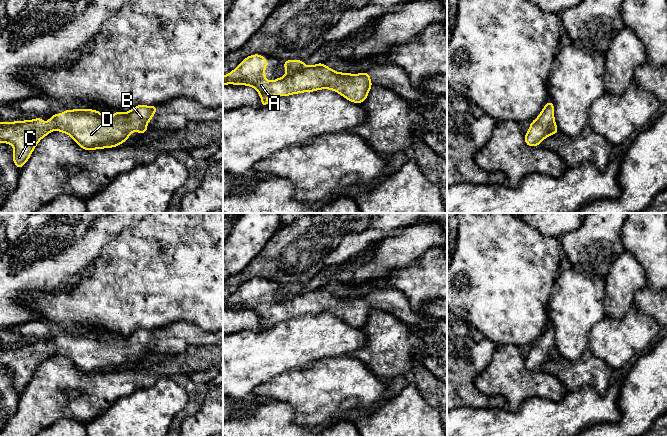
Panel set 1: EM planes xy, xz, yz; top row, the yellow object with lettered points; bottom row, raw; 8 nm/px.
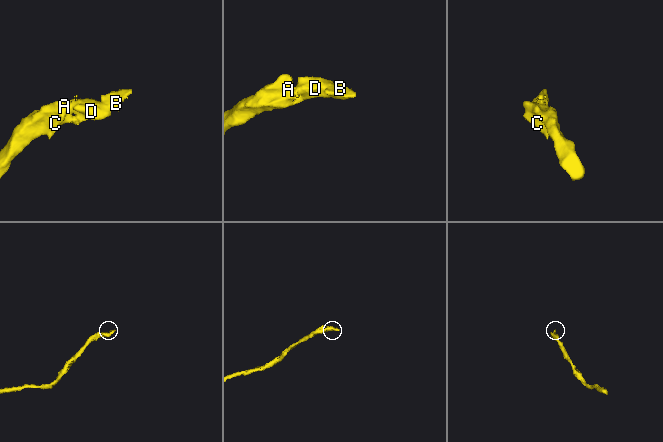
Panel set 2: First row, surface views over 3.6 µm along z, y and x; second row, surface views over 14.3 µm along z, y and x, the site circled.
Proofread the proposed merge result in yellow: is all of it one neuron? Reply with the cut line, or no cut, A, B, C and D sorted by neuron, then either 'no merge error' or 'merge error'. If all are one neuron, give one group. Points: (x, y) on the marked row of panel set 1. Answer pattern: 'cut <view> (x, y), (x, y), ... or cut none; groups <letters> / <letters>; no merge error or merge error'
cut none; groups A B C D; no merge error

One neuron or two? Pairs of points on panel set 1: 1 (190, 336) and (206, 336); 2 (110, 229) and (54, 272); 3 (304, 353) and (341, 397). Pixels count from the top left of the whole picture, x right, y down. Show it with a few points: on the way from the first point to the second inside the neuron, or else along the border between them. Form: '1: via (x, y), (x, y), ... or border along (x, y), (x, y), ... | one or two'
1: via (194, 336), (202, 336) | one
2: via (96, 230), (68, 258) | one
3: border along (336, 357), (321, 359), (305, 369), (291, 371) | two

